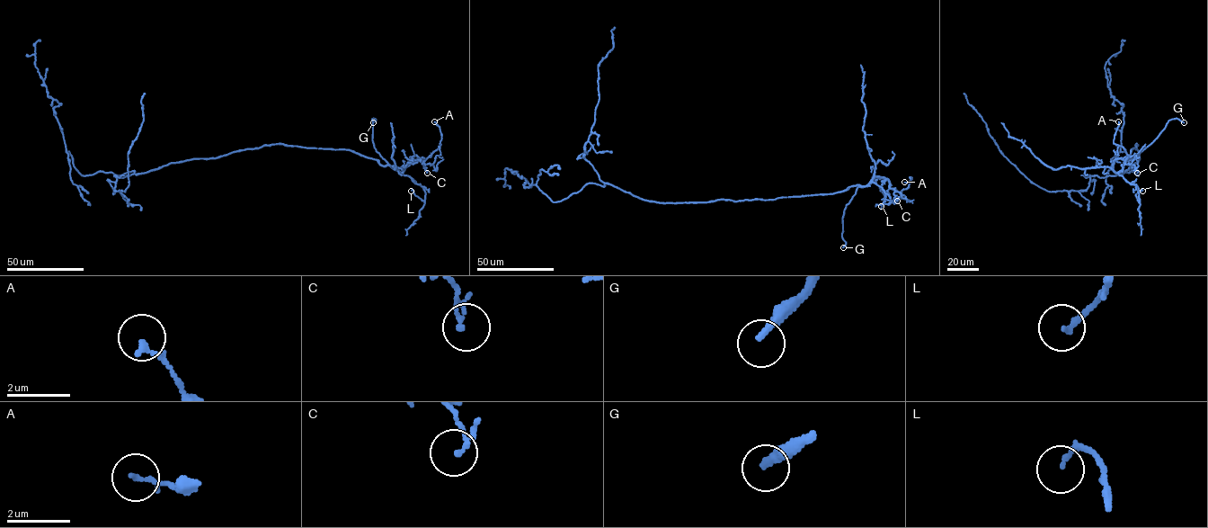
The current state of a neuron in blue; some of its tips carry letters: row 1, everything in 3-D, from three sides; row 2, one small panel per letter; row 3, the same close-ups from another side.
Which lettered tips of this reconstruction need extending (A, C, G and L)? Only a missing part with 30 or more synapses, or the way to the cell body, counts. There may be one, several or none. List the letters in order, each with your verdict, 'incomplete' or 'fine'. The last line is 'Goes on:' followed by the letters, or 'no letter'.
A: fine
C: fine
G: fine
L: fine
Goes on: no letter

